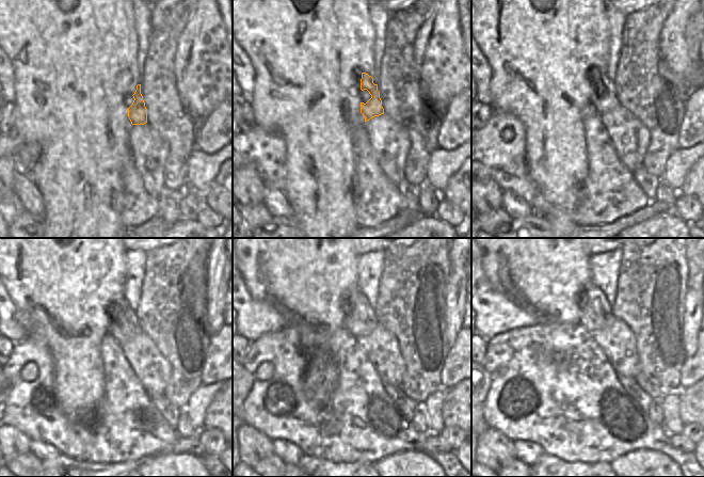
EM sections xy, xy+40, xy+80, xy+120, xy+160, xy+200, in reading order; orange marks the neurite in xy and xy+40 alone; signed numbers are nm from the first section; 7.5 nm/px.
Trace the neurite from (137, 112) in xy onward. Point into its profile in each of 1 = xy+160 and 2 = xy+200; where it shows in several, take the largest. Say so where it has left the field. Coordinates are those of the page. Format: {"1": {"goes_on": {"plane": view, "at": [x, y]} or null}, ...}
{"1": {"goes_on": {"plane": "xy+160", "at": [361, 320]}}, "2": {"goes_on": {"plane": "xy+200", "at": [595, 312]}}}

